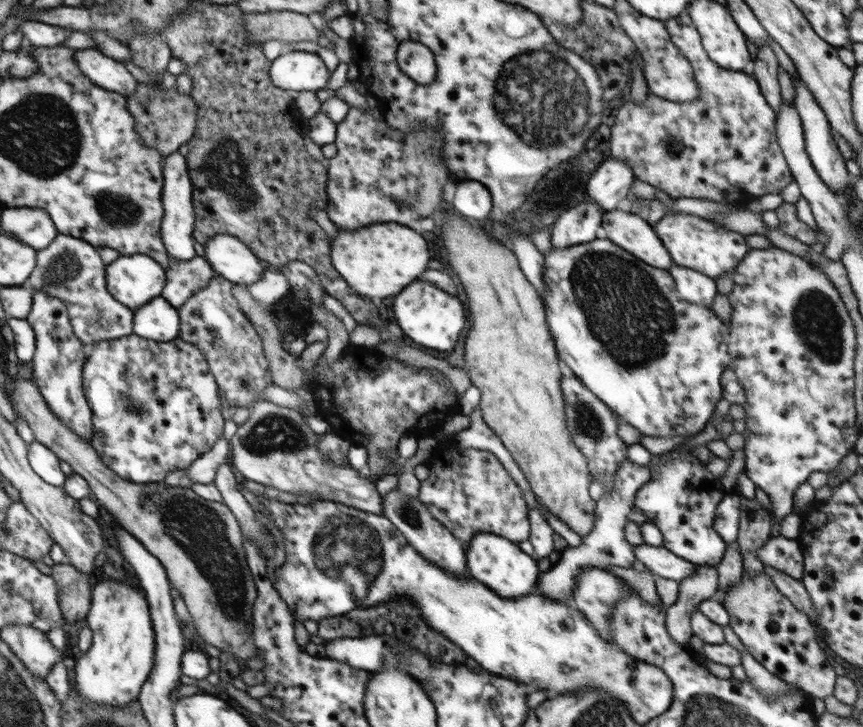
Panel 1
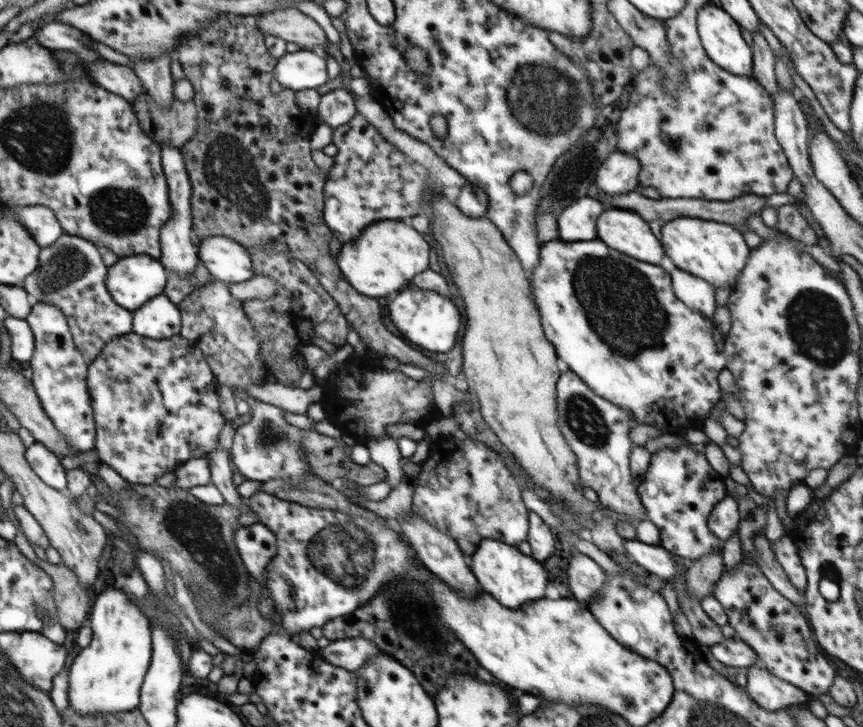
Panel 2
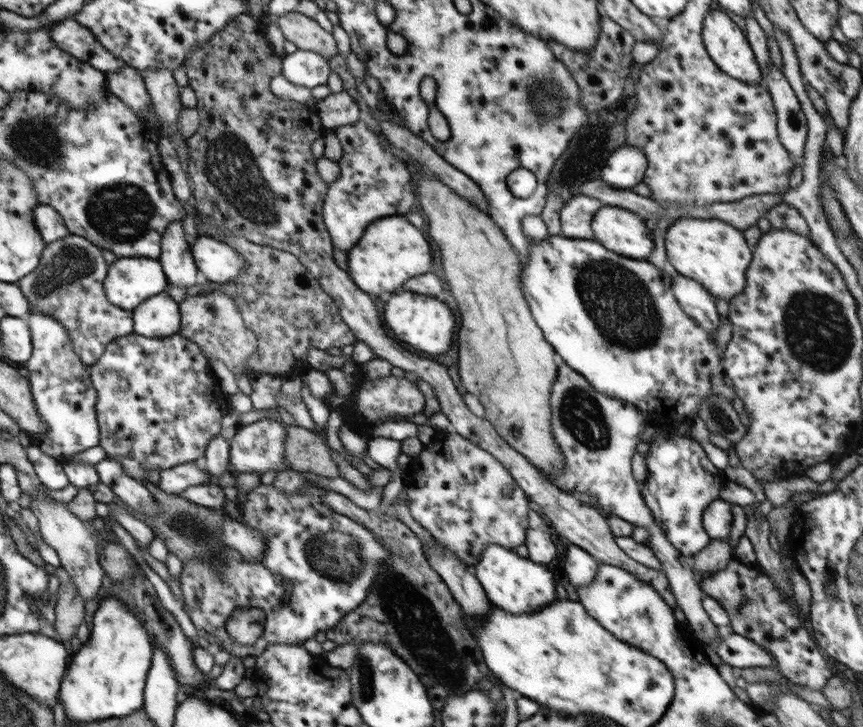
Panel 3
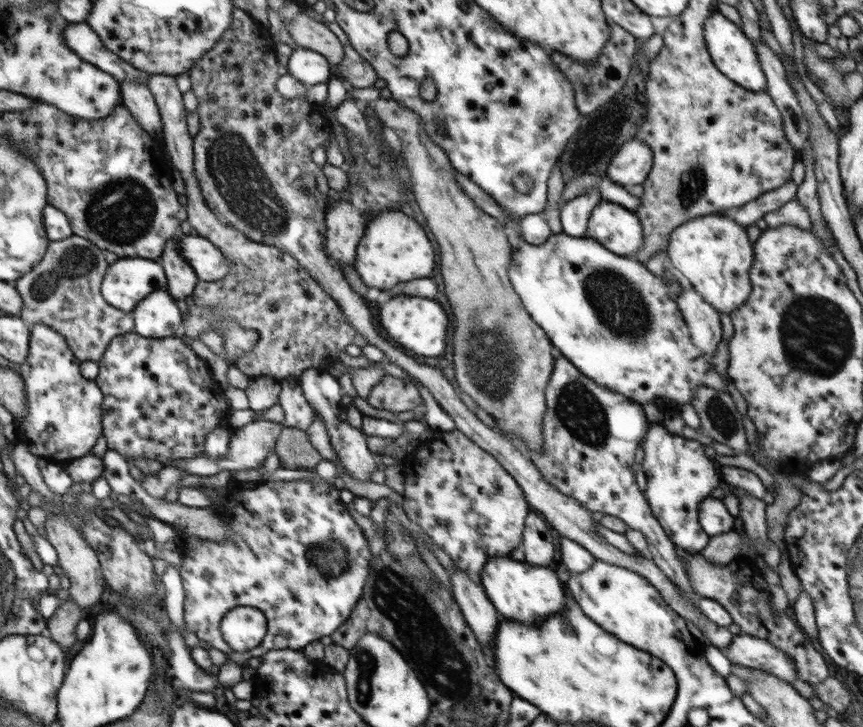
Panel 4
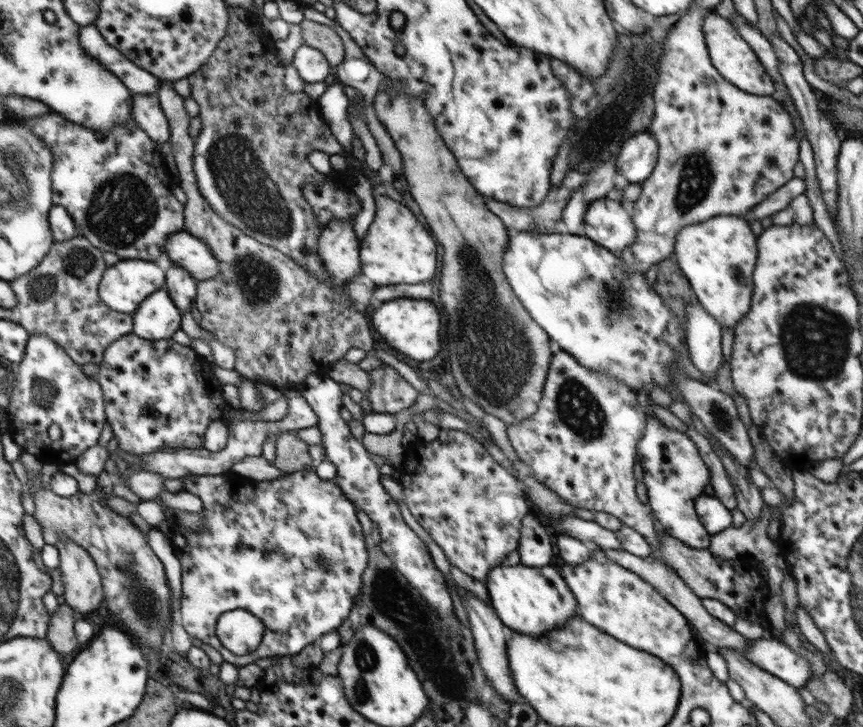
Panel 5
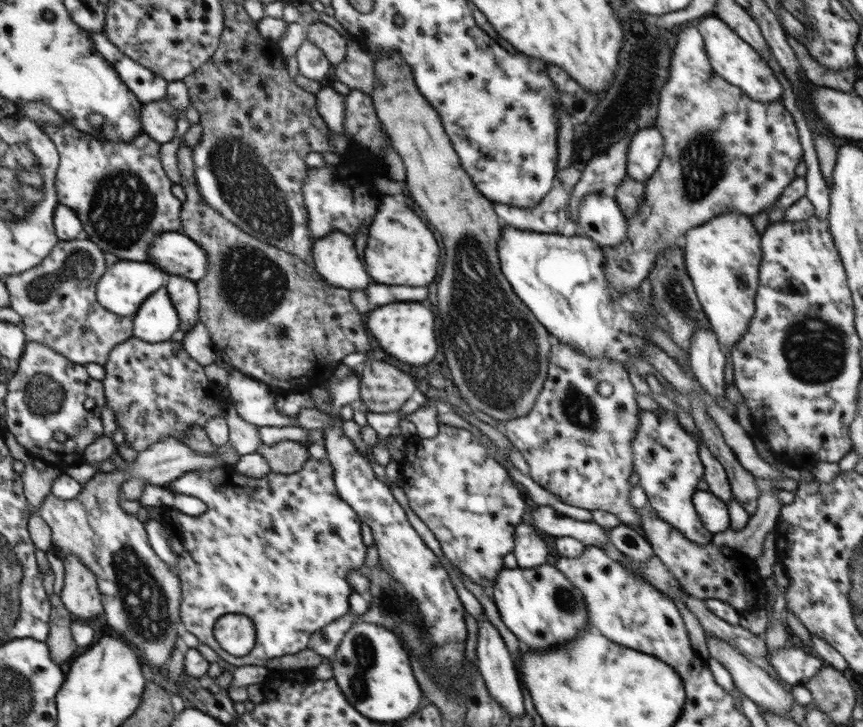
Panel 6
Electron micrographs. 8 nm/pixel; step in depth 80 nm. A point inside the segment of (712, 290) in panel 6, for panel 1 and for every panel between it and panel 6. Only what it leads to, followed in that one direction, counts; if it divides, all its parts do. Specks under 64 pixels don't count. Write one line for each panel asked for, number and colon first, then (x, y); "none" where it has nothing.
1: (692, 242)
2: (715, 252)
3: (711, 252)
4: (714, 253)
5: (718, 257)

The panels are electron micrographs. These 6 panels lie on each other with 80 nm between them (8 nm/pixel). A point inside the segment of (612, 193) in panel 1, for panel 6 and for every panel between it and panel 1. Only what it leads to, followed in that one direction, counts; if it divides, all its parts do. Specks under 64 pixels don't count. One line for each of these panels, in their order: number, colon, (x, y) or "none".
2: (618, 174)
3: (624, 168)
4: (631, 164)
5: (636, 159)
6: (646, 148)

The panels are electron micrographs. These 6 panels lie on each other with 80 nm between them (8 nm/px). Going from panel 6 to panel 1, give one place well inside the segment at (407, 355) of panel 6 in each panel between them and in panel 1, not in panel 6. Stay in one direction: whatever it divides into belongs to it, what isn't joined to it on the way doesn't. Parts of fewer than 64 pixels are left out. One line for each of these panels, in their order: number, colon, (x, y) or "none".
1: (433, 318)
2: (431, 321)
3: (422, 322)
4: (419, 325)
5: (410, 326)

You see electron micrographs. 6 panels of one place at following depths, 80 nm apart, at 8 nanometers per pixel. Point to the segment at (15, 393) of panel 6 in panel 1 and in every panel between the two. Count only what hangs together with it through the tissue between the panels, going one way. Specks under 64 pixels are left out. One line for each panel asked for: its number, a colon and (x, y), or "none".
1: (58, 361)
2: (59, 373)
3: (61, 389)
4: (58, 394)
5: (50, 388)

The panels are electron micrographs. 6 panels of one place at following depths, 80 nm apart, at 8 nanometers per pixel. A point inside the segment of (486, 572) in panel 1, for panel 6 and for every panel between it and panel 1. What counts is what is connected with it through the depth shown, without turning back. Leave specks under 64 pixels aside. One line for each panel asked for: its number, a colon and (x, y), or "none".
2: (514, 579)
3: (518, 585)
4: (529, 593)
5: (530, 600)
6: (540, 605)

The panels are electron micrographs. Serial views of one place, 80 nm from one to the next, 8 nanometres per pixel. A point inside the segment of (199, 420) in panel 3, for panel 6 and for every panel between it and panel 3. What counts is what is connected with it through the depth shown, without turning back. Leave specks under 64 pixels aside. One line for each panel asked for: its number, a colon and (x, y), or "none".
4: (161, 400)
5: (159, 393)
6: (156, 390)

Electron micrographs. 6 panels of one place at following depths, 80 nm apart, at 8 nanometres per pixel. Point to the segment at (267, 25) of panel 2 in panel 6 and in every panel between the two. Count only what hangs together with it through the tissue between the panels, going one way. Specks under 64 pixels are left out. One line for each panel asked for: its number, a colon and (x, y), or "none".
3: (305, 33)
4: (307, 33)
5: (325, 39)
6: (334, 44)

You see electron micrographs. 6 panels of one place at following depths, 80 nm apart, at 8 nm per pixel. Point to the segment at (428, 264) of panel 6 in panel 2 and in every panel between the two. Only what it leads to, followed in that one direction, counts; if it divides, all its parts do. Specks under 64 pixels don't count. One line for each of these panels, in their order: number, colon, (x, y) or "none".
2: (388, 254)
3: (391, 247)
4: (395, 248)
5: (397, 249)

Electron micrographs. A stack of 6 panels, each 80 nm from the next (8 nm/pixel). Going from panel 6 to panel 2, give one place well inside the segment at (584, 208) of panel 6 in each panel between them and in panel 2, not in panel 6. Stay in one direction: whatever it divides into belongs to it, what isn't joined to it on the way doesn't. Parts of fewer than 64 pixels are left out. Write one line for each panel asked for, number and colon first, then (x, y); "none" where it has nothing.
2: (625, 231)
3: (619, 230)
4: (618, 230)
5: (606, 222)

